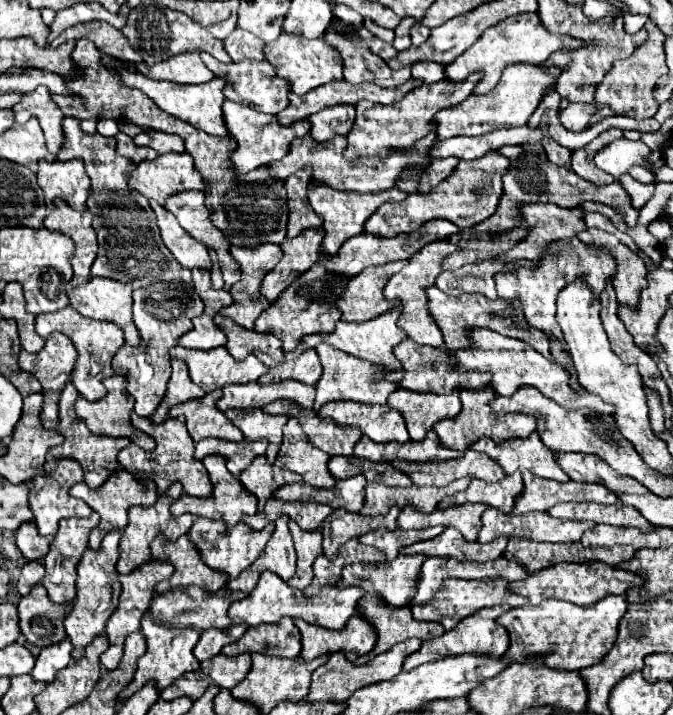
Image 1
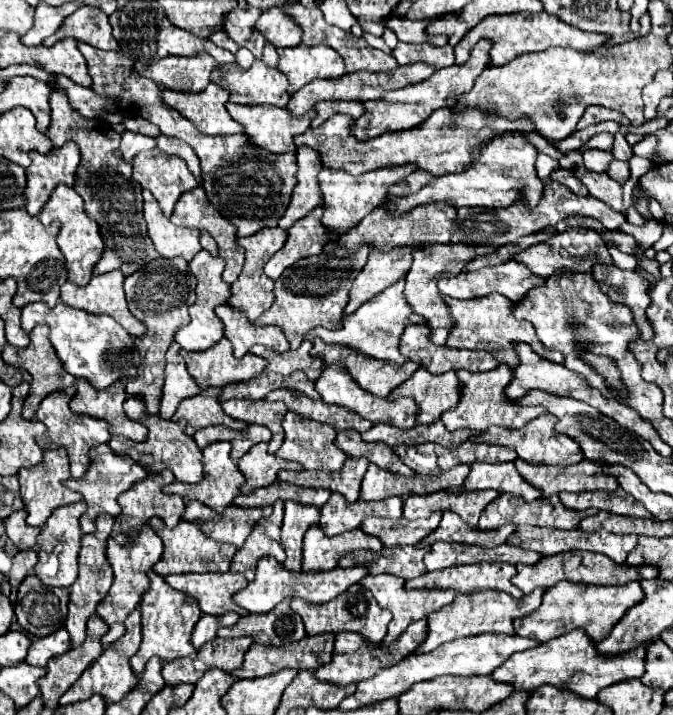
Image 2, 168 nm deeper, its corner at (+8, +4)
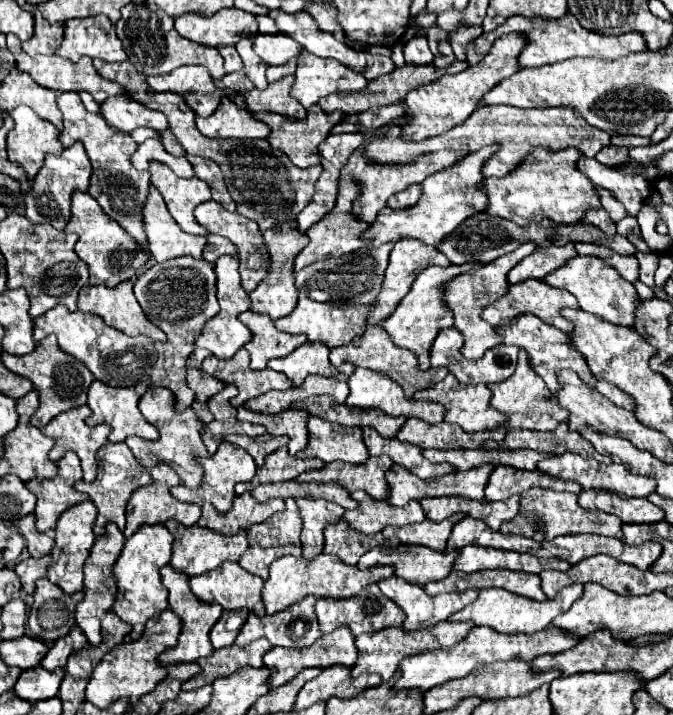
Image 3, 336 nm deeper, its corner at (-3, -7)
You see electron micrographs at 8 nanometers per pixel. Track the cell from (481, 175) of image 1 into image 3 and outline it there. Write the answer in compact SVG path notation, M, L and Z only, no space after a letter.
M532 149L526 159L522 159L506 177L484 179L478 185L480 191L484 191L488 197L484 213L510 219L522 227L528 223L542 223L542 219L546 218L556 223L582 221L584 213L592 207L600 207L600 203L592 181L576 169L576 159L580 159L580 153L576 149Z

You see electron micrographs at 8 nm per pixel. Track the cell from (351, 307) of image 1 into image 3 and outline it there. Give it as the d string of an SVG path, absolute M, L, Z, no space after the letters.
M402 239L402 241L398 241L394 245L392 253L390 253L390 263L388 263L388 269L384 273L382 291L378 293L374 305L372 305L370 313L368 313L368 325L378 325L382 319L386 319L396 309L396 305L404 299L404 295L410 291L416 275L420 271L424 271L428 265L442 265L442 267L446 267L446 265L450 265L450 261L440 251L436 251L434 247L428 247L428 245L424 245L424 243L416 241L416 239Z

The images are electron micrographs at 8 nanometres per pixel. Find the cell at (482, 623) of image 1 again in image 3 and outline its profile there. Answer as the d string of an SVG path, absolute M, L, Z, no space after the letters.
M484 589L480 591L478 599L464 607L458 613L452 613L448 621L474 621L476 627L486 625L494 629L496 633L506 633L506 635L516 635L516 633L536 633L542 631L552 623L554 617L560 615L560 603L558 599L546 599L542 603L536 603L532 599L520 599L518 595L512 595L510 591L504 589Z

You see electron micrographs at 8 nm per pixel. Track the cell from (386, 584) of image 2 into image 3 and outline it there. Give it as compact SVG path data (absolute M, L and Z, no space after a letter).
M396 575L380 581L378 587L390 601L394 601L406 613L406 621L402 625L404 631L416 631L446 621L452 613L470 605L478 595L478 591L472 589L430 597L424 593L422 587L416 587Z

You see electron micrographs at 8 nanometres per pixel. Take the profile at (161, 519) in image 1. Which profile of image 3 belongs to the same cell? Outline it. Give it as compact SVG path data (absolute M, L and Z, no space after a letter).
M158 465L156 469L154 467L150 469L150 475L152 475L154 483L136 489L132 493L128 505L126 505L126 519L128 519L128 523L126 523L124 533L132 535L138 527L146 525L146 523L166 523L168 519L176 519L184 527L192 527L200 519L200 505L196 505L196 503L180 503L178 499L174 499L170 495L170 487L180 485L180 477L176 475L176 471L172 471L168 465Z

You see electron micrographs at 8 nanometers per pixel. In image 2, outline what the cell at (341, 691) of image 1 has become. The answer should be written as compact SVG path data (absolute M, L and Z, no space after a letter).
M421 618L417 622L413 622L397 640L393 640L391 646L383 646L383 644L369 644L369 640L365 640L363 636L357 636L355 632L341 632L335 638L335 652L333 652L333 660L329 664L323 664L317 670L317 678L323 682L331 682L331 684L351 684L351 682L361 682L371 678L379 668L387 668L391 664L397 664L399 660L403 660L405 656L413 654L419 646L421 640L425 640L425 624L427 618Z

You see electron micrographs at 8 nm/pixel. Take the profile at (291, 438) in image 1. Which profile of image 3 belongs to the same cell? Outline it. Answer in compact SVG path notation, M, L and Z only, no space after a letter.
M318 417L308 419L308 445L300 457L318 457L324 463L366 463L368 451L360 427L340 427Z

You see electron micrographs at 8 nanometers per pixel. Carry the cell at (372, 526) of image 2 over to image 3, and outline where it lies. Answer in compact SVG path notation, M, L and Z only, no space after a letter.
M460 513L440 521L440 523L432 523L428 519L424 519L422 523L416 523L412 527L386 527L382 531L384 537L398 537L404 545L424 545L430 547L434 551L444 551L448 535L454 527L454 523L458 523L462 519Z

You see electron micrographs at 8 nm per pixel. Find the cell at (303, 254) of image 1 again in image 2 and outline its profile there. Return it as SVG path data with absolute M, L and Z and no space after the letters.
M317 206L313 212L309 212L309 216L297 220L289 228L289 238L285 246L279 252L275 252L275 256L265 266L265 274L271 280L277 280L281 272L289 268L293 262L319 254L323 246L335 238L333 232L329 232L329 228L321 224L321 214L323 214L323 208Z

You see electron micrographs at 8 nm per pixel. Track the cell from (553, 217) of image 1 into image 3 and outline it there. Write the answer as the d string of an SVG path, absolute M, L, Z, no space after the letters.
M576 255L574 259L564 263L562 267L548 273L544 277L544 283L570 291L578 299L580 309L594 313L610 323L632 327L634 309L638 303L638 293L630 281L626 281L614 267L610 267L606 263L606 259L596 257L596 255Z

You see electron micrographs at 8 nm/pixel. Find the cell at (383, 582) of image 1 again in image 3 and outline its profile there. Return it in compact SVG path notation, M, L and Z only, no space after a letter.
M398 545L398 547L382 547L364 553L358 561L360 569L378 567L378 565L392 565L394 575L402 577L408 583L416 583L420 587L440 581L448 577L448 567L452 567L452 559L456 551L438 553L428 547L416 545Z

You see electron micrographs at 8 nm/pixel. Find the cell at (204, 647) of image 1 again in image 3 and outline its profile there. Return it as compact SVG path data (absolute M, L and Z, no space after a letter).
M224 611L222 617L218 619L218 623L210 631L210 641L212 641L214 649L232 645L238 637L242 625L246 623L246 617L248 617L248 611L240 611L240 615L236 615L234 611L232 613Z

